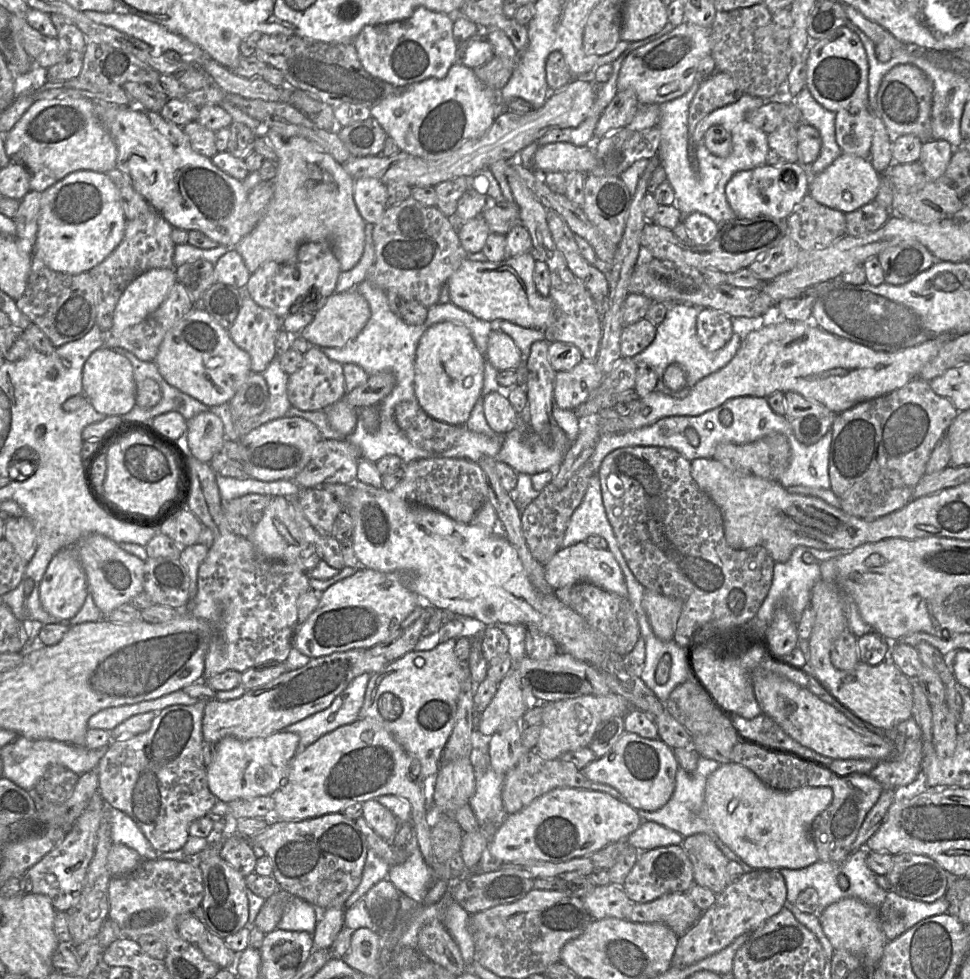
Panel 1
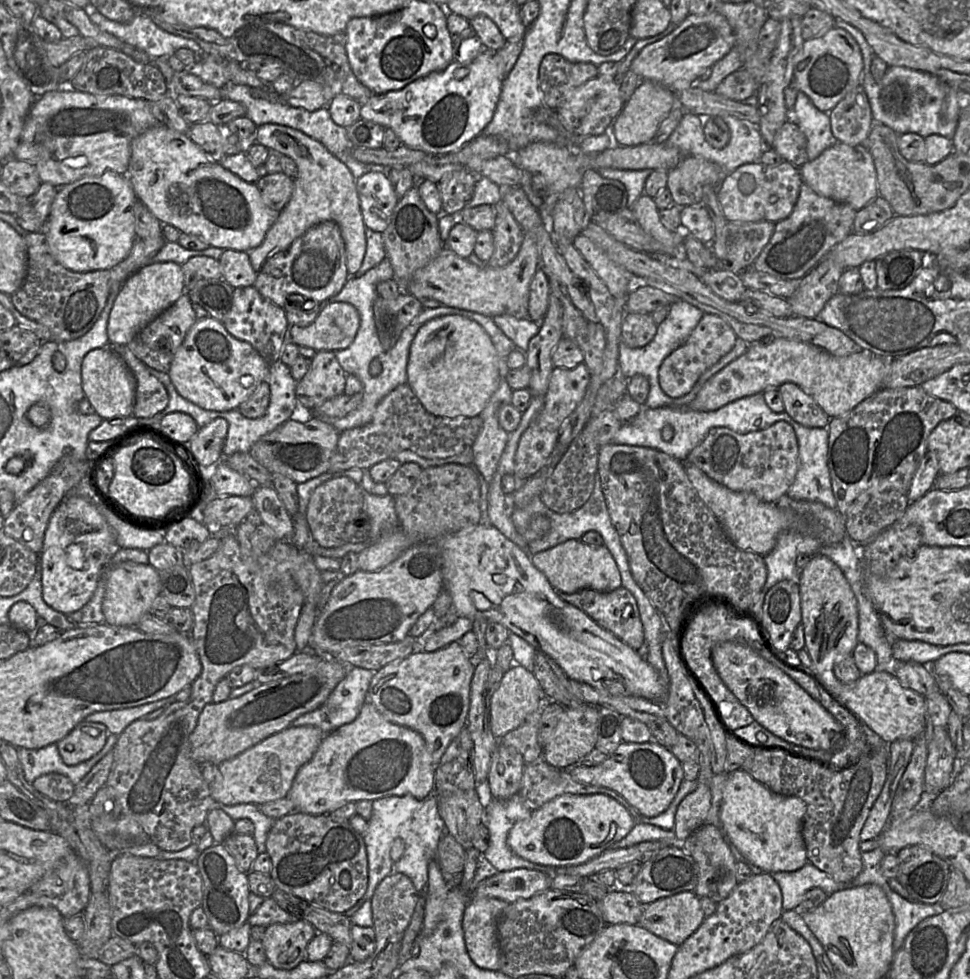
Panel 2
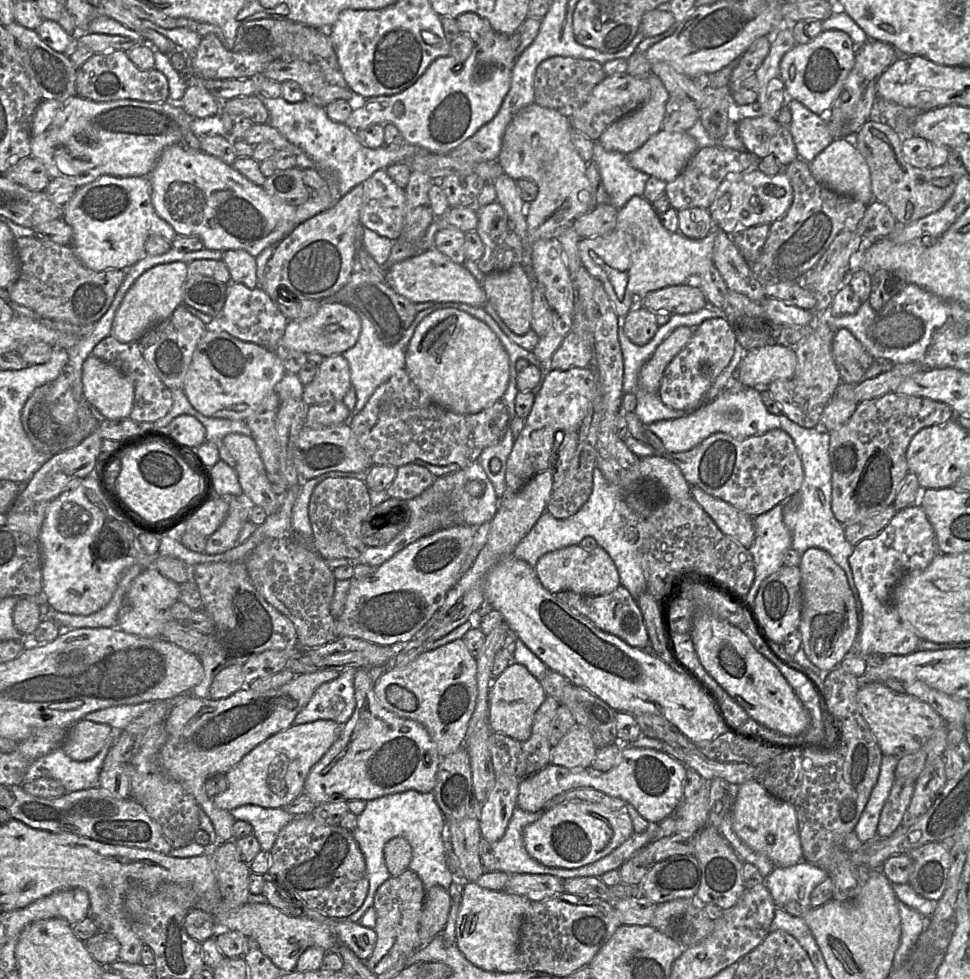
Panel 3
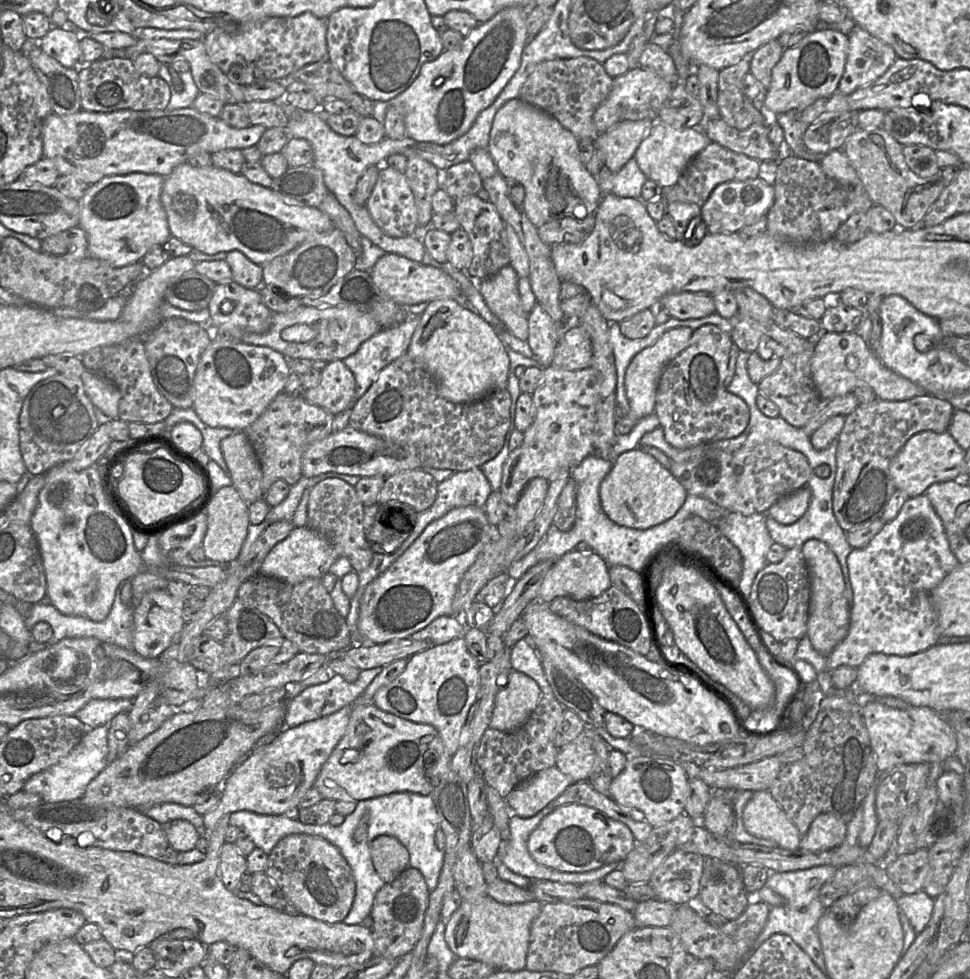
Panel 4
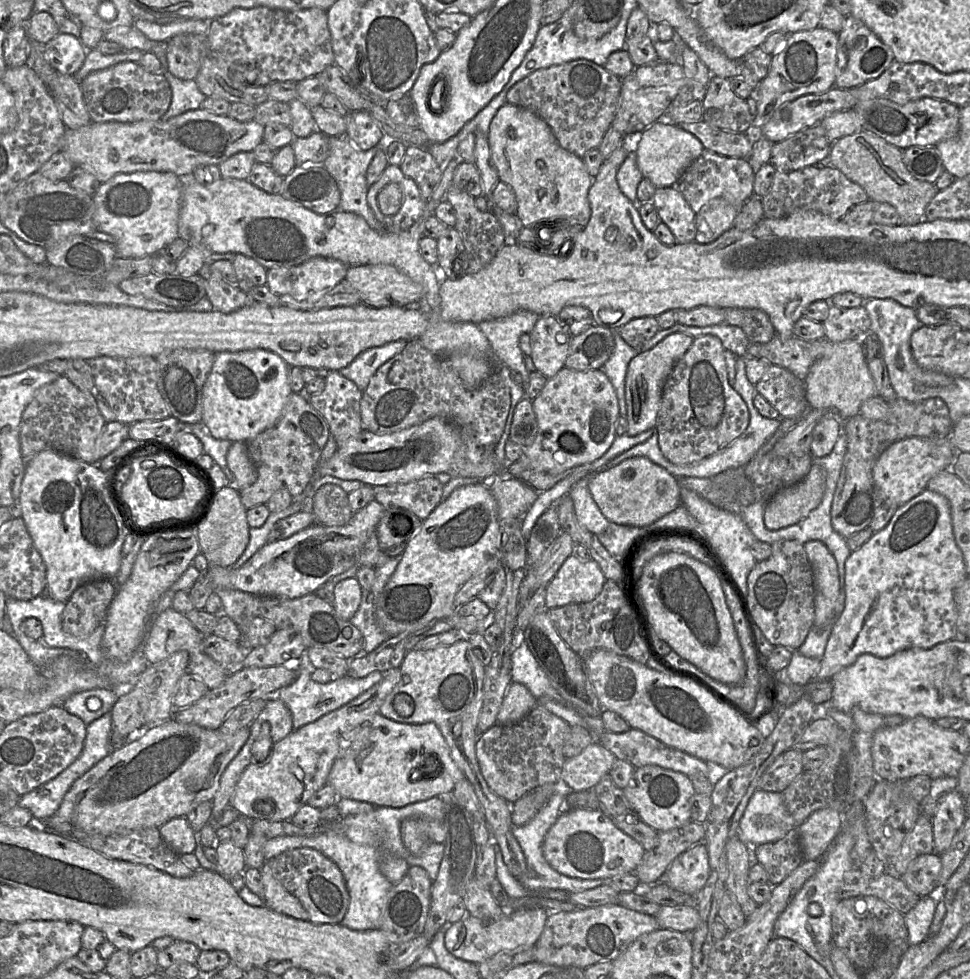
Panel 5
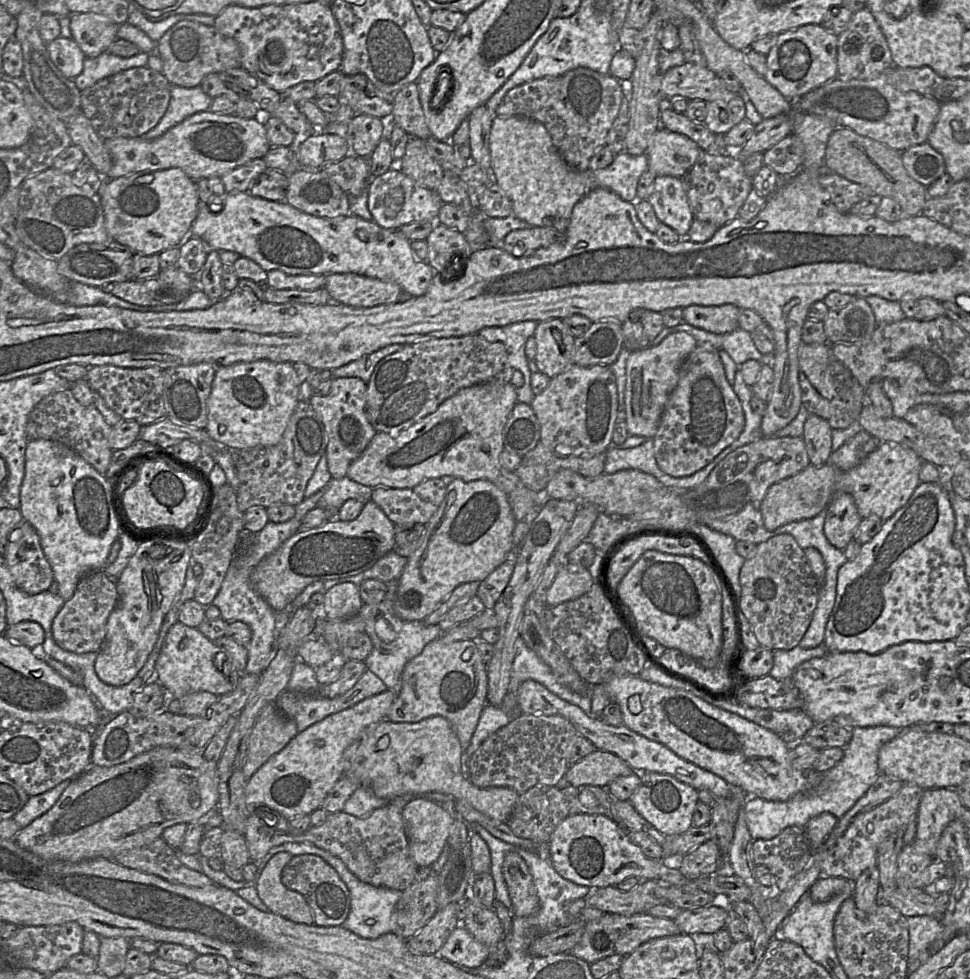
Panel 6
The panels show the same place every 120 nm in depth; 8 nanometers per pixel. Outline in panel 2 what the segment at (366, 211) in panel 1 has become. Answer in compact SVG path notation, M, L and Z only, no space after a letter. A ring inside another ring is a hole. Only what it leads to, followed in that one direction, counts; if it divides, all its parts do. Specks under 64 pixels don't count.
M371 168L356 180L356 189L365 227L382 233L388 227L393 210L400 200L387 170Z

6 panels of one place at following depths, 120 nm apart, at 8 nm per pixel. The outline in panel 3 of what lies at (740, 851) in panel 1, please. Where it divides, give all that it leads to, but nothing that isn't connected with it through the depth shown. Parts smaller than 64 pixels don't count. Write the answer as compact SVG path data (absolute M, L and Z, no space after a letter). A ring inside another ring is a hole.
M756 780L739 786L730 814L732 828L737 836L753 851L768 857L774 867L789 867L803 860L795 807L771 795Z

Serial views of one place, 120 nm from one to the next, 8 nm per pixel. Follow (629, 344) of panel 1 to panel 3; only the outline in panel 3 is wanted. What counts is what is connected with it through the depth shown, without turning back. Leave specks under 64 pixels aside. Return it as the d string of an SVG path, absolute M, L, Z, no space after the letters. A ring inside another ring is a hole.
M642 305L632 308L621 319L621 326L629 340L639 346L647 344L659 327L655 313Z

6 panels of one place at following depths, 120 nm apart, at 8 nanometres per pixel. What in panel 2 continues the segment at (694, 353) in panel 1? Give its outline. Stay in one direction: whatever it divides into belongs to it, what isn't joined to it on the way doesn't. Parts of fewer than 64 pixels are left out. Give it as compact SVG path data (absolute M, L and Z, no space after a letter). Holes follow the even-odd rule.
M678 300L670 306L669 314L665 320L658 325L656 335L650 343L641 348L630 348L623 341L620 341L619 372L628 380L633 376L640 374L646 377L649 381L650 388L647 400L644 404L645 407L656 409L669 406L687 406L691 401L694 400L708 379L710 379L712 376L714 376L716 373L718 373L720 370L725 368L728 364L739 358L747 351L748 343L737 337L733 349L728 354L723 356L716 364L706 370L699 377L692 390L688 394L679 398L672 398L666 395L659 383L660 366L668 355L679 348L687 340L704 314L704 311L697 308L696 306L684 300Z

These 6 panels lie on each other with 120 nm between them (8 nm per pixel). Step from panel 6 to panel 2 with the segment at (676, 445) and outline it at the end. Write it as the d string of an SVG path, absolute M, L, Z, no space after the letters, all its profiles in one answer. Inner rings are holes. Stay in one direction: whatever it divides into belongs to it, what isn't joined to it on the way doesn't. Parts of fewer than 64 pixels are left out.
M705 313L687 340L663 360L659 383L664 393L672 398L688 394L699 377L733 349L736 339L727 322L717 315Z

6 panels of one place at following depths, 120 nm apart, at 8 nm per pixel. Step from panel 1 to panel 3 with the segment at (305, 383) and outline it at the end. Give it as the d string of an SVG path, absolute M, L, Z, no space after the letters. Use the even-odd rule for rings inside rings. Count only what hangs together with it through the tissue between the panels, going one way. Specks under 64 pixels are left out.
M342 354L325 357L314 379L303 388L306 406L342 401L351 387L350 367Z

